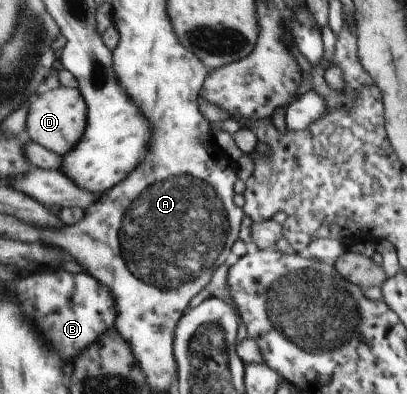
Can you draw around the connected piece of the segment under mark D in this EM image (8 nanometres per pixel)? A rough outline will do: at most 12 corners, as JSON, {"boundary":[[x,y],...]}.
{"boundary":[[45,88],[30,101],[30,140],[63,156],[80,141],[80,90]]}

